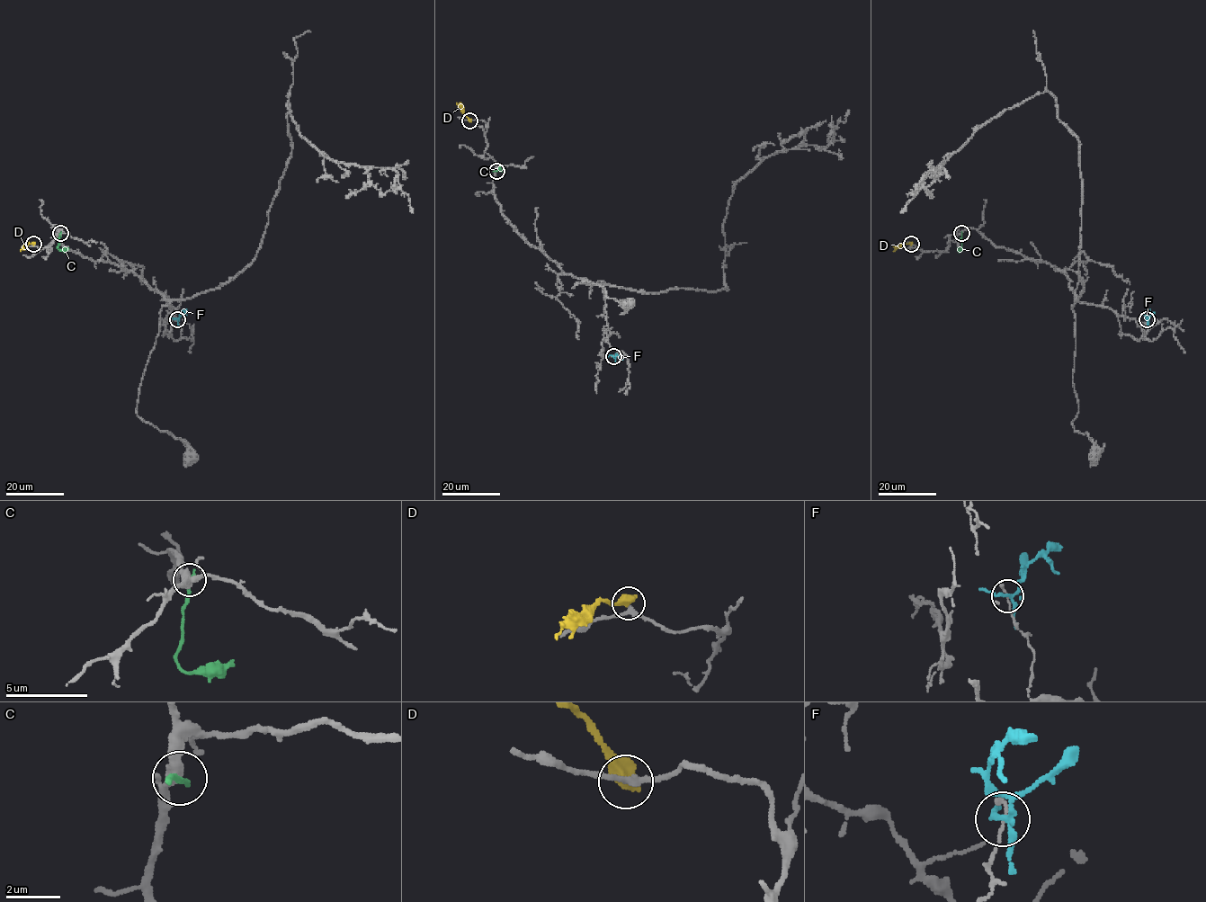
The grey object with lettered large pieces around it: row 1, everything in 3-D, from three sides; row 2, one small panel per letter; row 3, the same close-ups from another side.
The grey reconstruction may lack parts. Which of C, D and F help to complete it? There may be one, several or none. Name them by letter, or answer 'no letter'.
no letter

